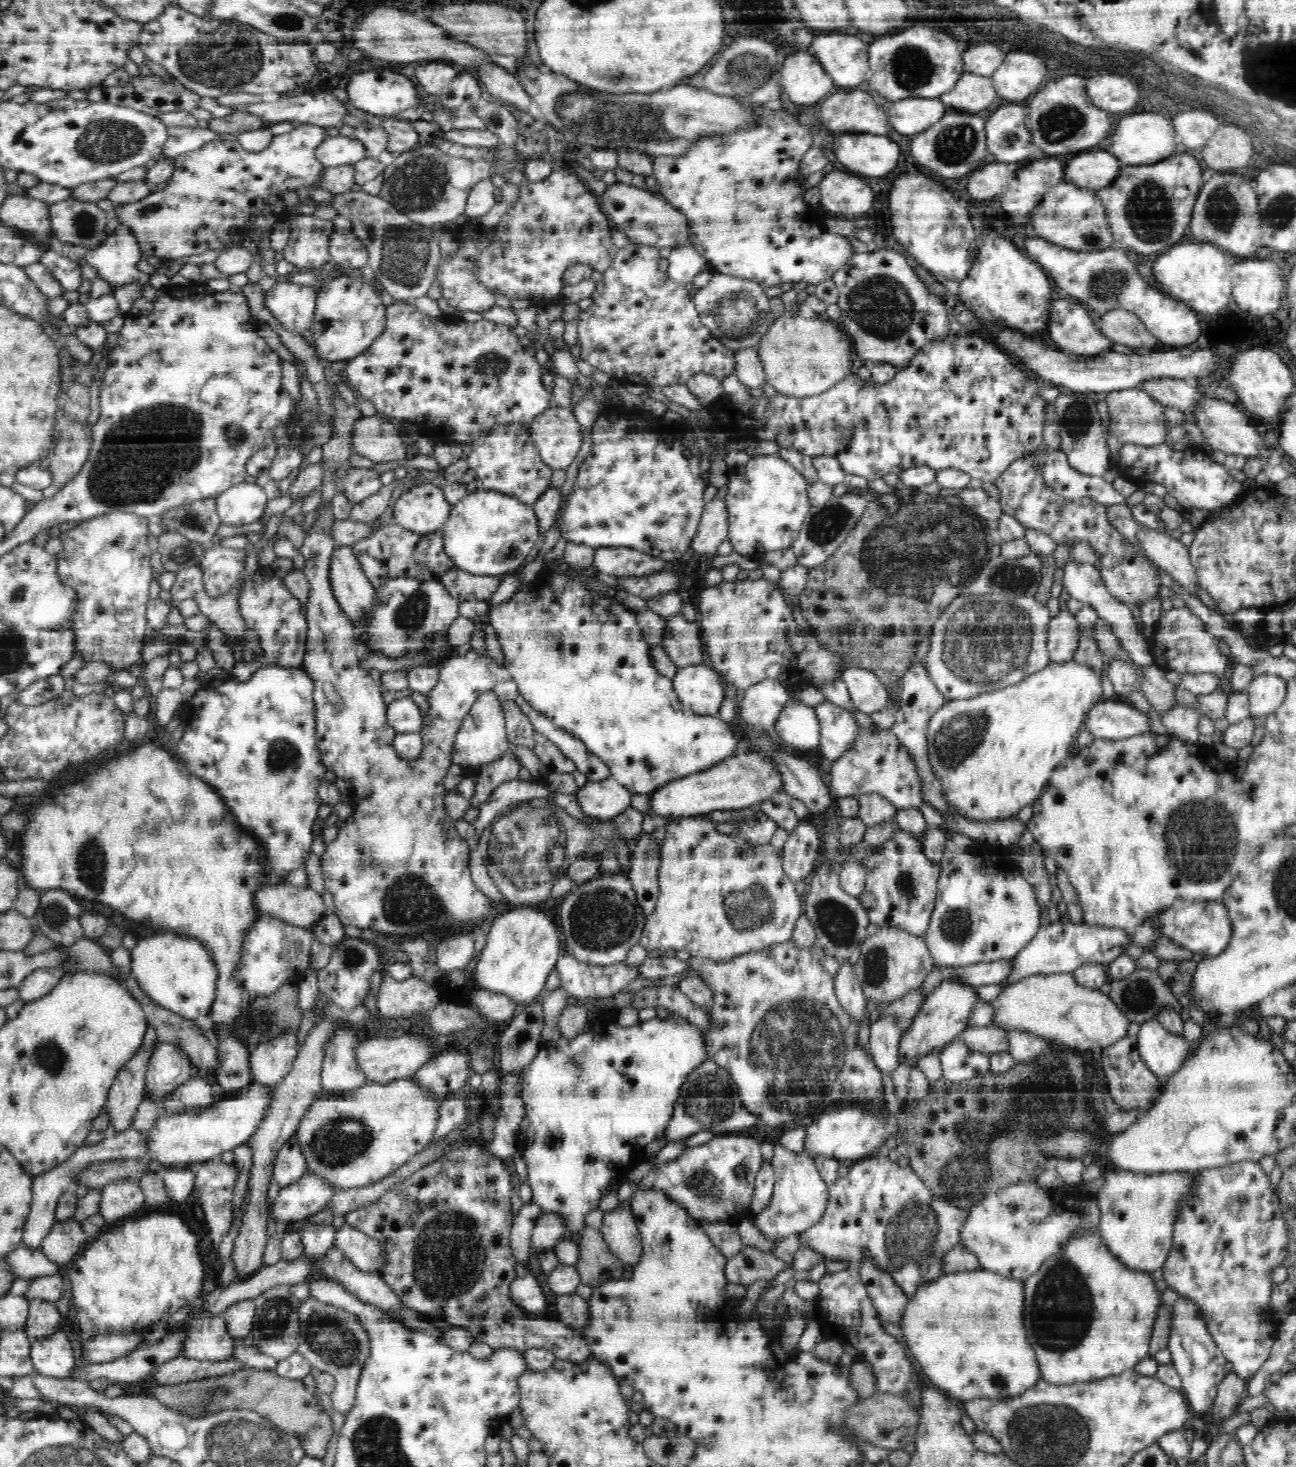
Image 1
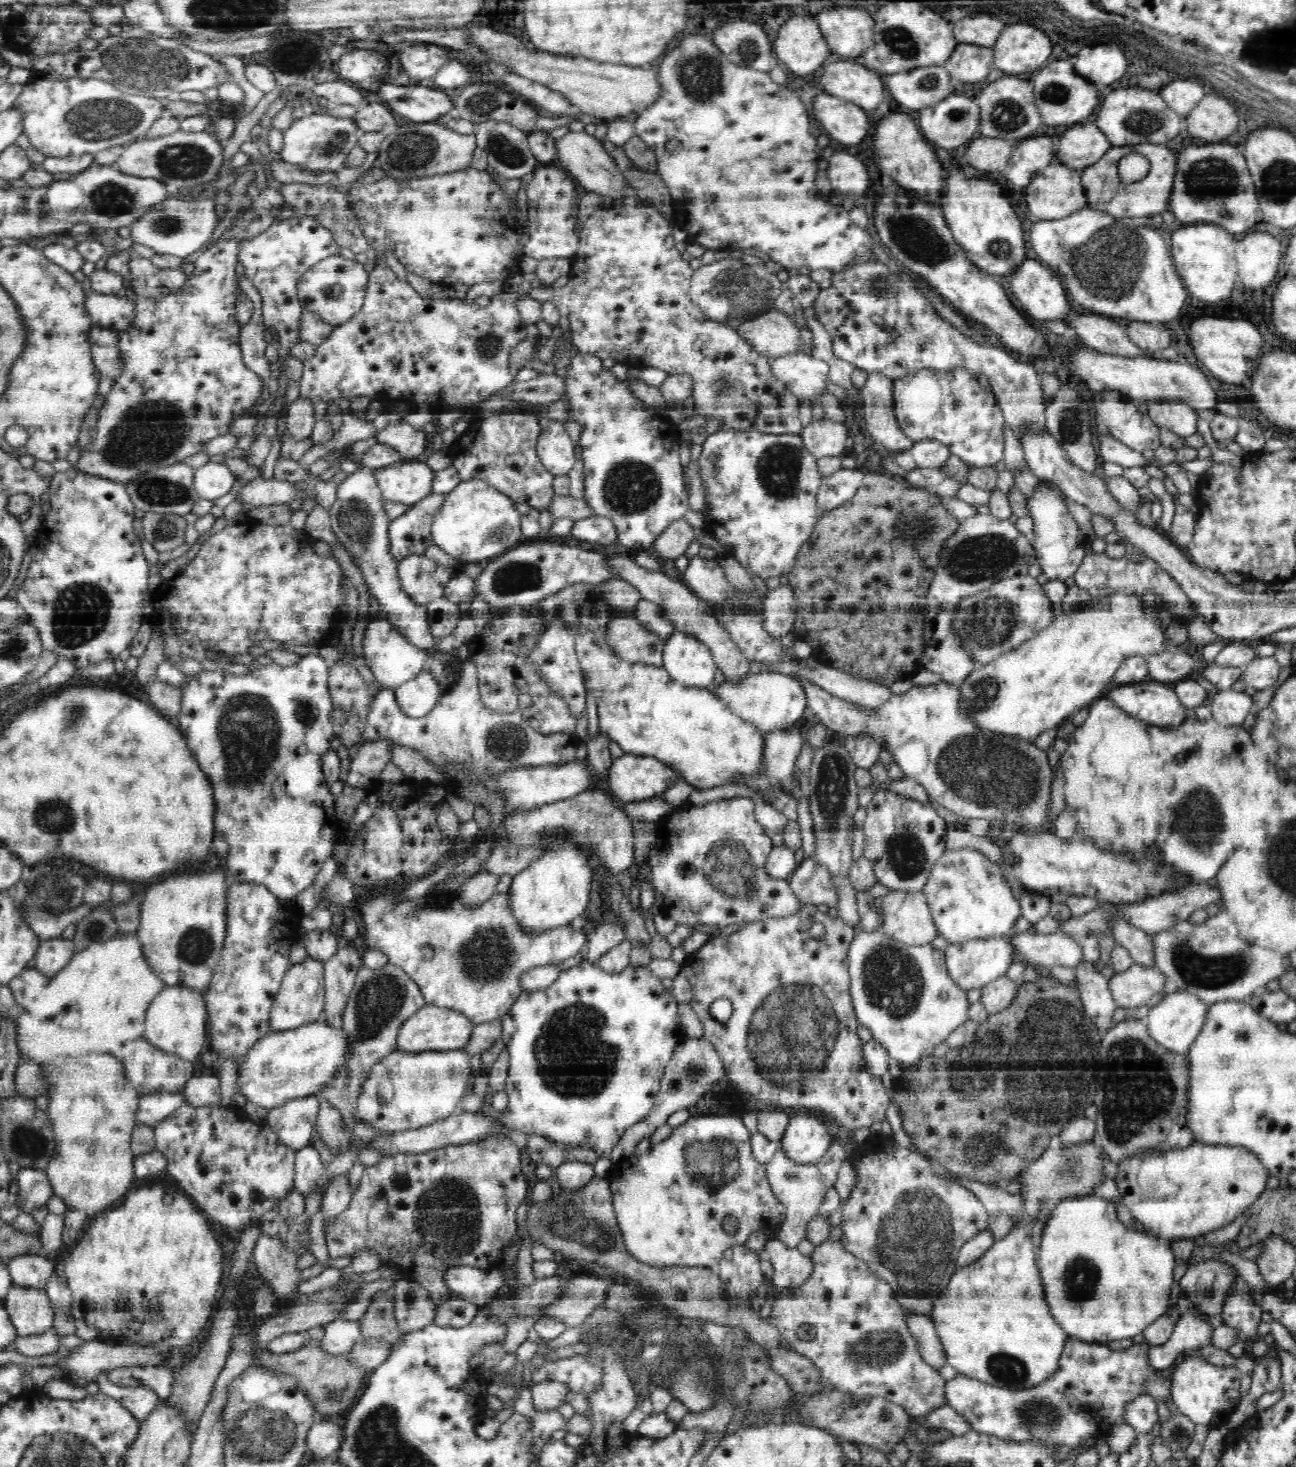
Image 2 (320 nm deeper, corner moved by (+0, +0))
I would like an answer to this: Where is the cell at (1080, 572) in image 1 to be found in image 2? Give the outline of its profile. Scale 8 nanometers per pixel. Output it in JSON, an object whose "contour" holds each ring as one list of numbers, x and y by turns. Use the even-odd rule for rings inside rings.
{"contour":[[1038,480,1033,493,1027,498,1027,515,1032,518,1033,531,1030,538,1034,538,1033,549,1036,558,1042,568,1042,574,1050,580,1061,580,1065,582,1070,577,1075,577,1078,573,1079,564,1087,555,1087,548,1080,534,1080,528,1076,525,1076,520,1068,511,1066,501,1060,495,1060,487,1056,484,1048,484,1048,481]]}

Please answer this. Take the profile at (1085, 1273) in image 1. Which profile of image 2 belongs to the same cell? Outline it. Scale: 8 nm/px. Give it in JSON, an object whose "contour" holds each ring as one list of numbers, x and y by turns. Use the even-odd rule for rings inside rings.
{"contour":[[1092,1195,1062,1200,1049,1215,1046,1232,1042,1232,1042,1244,1036,1245,1037,1270,1042,1274,1045,1304,1049,1316,1068,1341,1098,1345,1106,1344,1108,1340,1136,1338,1168,1310,1176,1266,1171,1242,1126,1229,1118,1219,1116,1201]]}

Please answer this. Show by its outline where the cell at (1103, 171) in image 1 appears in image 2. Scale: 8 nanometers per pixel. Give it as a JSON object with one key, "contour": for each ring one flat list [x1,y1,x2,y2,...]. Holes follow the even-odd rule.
{"contour":[[1093,123,1074,124,1069,126,1062,135,1055,138,1055,162,1060,162,1062,165,1068,166,1070,170,1083,172,1090,166,1102,160,1102,156,1111,149,1110,142,1105,135,1097,129]]}

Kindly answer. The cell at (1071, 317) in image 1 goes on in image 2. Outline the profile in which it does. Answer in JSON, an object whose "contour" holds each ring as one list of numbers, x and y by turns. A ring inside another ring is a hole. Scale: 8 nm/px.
{"contour":[[1029,253,1023,266,1008,276,1014,300,1038,320,1062,320,1072,308,1066,298,1063,282]]}

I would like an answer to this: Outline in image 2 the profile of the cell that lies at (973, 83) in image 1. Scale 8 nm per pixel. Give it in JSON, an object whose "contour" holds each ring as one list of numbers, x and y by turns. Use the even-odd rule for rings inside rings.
{"contour":[[958,43,954,52,945,63,946,70,954,80,978,82,990,74,993,67,993,48]]}

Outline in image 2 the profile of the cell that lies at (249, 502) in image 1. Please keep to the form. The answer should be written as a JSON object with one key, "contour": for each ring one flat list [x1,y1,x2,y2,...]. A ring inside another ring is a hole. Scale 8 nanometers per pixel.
{"contour":[[208,461,194,469,193,485,201,498,216,500,227,494,238,476,224,463]]}

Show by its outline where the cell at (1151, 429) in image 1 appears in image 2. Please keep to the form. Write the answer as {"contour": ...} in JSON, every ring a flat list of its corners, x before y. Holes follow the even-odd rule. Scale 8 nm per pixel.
{"contour":[[1176,401,1149,402,1148,416,1158,428,1165,426,1179,437,1190,436,1196,433,1198,415,1188,405]]}

